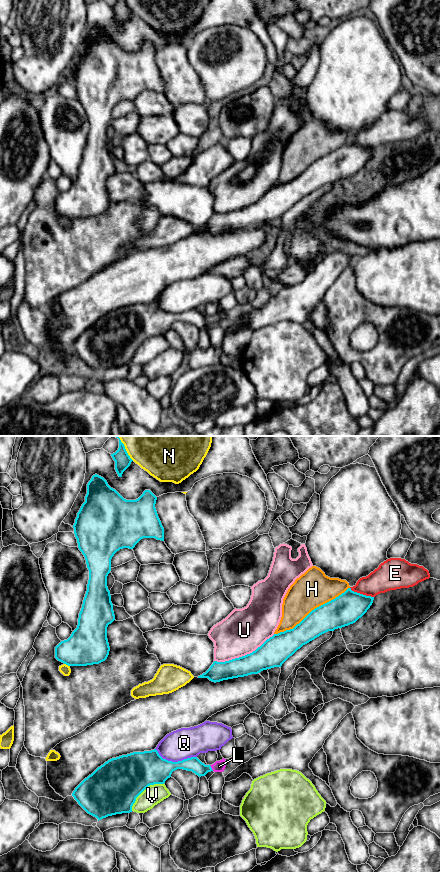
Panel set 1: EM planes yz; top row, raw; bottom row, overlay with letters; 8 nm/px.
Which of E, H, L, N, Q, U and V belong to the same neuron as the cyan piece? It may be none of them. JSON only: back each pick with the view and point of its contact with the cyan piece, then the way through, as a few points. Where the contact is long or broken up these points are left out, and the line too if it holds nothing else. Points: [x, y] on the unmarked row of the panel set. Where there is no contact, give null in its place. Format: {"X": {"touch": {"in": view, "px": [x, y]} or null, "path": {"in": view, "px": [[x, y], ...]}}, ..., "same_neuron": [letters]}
{"L": {"touch": {"in": "yz", "px": [211, 320]}, "path": {"in": "yz", "px": [[193, 316], [199, 320], [211, 320], [219, 318]]}}, "same_neuron": ["L"]}

